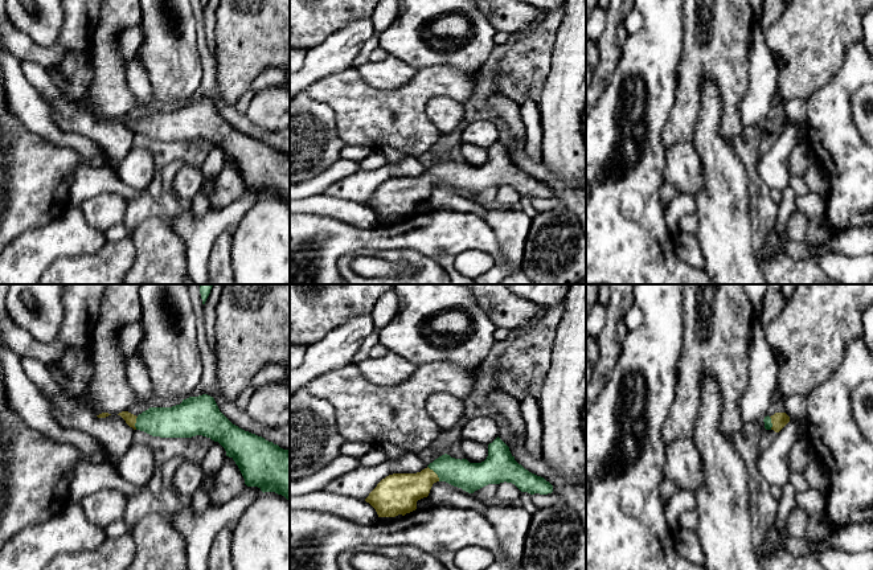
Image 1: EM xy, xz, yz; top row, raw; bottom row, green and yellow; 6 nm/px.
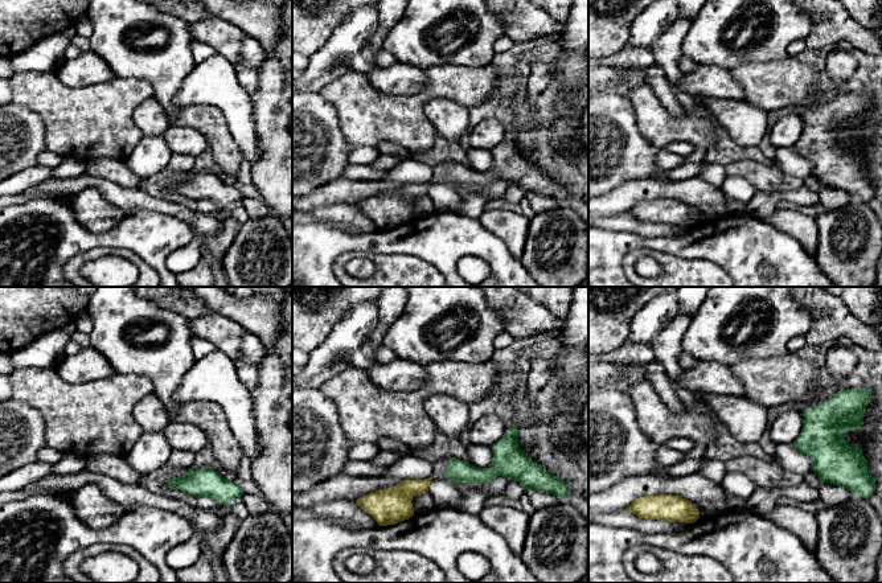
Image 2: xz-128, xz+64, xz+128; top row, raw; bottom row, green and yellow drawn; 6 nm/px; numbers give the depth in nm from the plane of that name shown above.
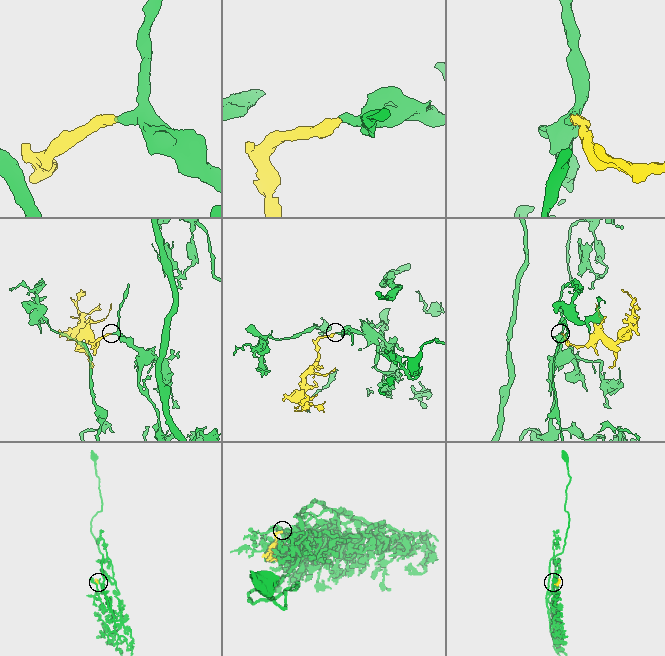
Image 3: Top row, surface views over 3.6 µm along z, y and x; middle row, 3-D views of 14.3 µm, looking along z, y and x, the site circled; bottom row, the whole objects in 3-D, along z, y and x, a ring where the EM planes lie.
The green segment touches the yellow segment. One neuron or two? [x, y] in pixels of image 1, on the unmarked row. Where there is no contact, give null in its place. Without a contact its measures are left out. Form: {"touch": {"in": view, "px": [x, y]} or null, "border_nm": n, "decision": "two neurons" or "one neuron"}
{"touch": {"in": "xz", "px": [435, 176]}, "border_nm": 120, "decision": "one neuron"}

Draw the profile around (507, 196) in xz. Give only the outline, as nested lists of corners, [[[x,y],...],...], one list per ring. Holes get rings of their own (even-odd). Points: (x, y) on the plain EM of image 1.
[[[500,186],[495,200],[501,204],[503,208],[516,208],[519,205],[521,194],[512,186]]]

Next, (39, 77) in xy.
[[[21,60],[21,69],[29,83],[42,95],[50,99],[50,107],[63,115],[66,119],[74,118],[81,108],[75,99],[63,94],[50,79],[49,71],[38,63]]]

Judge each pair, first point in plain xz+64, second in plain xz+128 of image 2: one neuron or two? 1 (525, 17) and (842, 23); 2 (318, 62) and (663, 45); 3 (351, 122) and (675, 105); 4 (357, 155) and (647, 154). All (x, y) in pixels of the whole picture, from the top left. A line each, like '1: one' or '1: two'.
1: one
2: two
3: two
4: two

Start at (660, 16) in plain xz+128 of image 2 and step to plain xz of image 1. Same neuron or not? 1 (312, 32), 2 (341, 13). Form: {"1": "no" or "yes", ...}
{"1": "no", "2": "no"}

